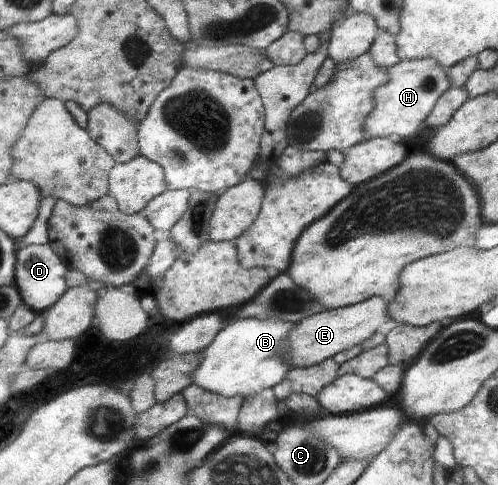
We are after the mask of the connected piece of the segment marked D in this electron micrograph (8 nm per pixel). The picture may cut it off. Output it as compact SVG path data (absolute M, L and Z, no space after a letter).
M49 241L44 244L31 244L18 250L16 285L22 292L25 303L39 313L46 313L58 304L61 295L65 295L65 265L59 261L59 253Z

